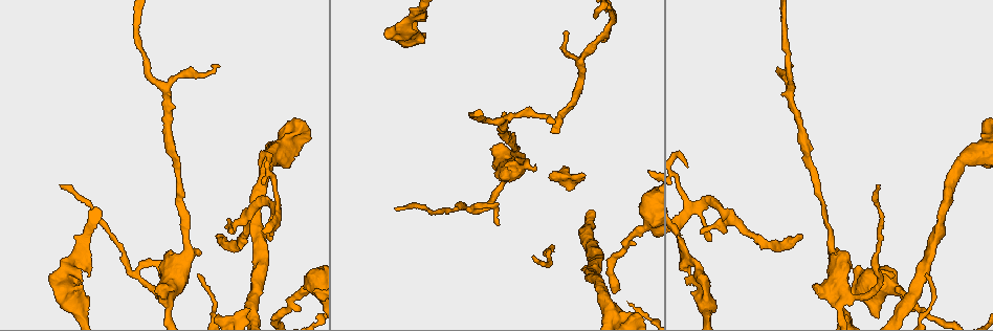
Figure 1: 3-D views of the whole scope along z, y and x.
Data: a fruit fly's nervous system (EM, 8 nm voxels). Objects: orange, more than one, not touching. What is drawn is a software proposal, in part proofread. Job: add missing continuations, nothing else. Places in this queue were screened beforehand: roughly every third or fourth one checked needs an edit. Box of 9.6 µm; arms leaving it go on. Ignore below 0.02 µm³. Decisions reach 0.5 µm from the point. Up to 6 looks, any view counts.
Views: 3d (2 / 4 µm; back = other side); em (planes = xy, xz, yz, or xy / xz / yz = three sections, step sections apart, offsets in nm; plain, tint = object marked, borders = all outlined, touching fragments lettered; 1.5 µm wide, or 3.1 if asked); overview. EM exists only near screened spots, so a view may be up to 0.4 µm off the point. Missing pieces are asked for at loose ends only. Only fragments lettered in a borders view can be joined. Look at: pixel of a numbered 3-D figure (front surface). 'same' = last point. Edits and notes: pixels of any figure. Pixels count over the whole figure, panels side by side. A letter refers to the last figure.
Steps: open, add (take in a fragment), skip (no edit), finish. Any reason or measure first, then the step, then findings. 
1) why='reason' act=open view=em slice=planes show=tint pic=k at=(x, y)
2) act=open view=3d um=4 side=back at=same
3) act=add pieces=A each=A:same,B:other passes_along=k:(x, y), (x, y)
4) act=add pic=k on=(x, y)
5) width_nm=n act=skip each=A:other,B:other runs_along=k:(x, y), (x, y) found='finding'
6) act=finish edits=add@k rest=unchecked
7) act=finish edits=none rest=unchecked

why='free end' act=open view=3d um=2 pic=1 at=(843, 309)

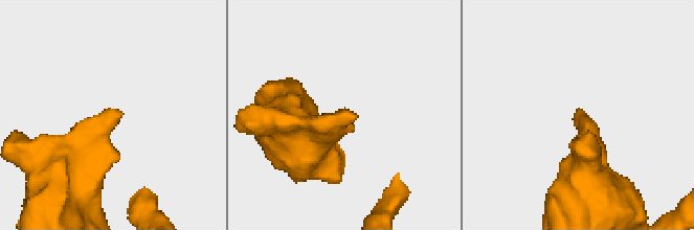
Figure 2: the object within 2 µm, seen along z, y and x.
why='now the EM' act=open view=em slice=planes show=borders pic=2 at=(350, 114)

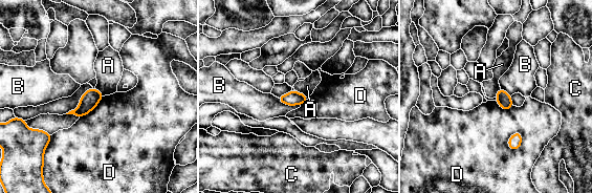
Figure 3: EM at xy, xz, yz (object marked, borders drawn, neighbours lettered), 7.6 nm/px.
act=skip each=A:other,B:other,C:other,D:other border=3:(296, 90), (307, 97) found='no lettered fragment goes on from it'

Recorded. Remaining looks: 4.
why='branch stops here' act=open view=3d um=2 pic=1 at=(798, 235)

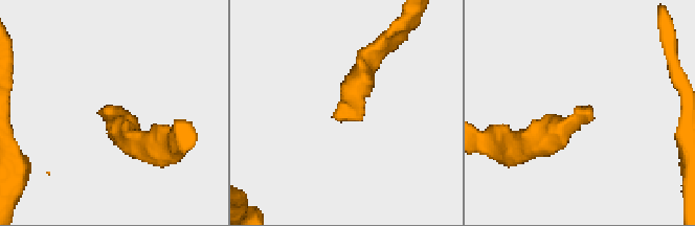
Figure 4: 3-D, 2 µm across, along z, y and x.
why='now the EM' act=open view=em slice=xy step=4 show=borders pic=4 at=(98, 114)

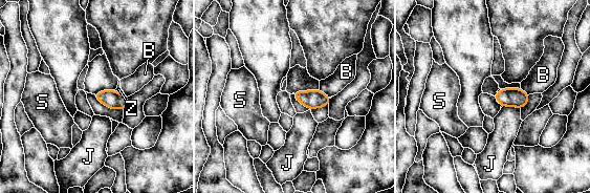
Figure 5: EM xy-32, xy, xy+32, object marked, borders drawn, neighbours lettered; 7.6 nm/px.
longest_contact=J:140nm act=skip each=B:other,J:other,S:other,Z:other border=5:(502, 106), (520, 108) found='none of them fits'

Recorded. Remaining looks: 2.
why='an open end' act=open view=em slice=yz step=4 show=plain pic=1 at=(890, 277)

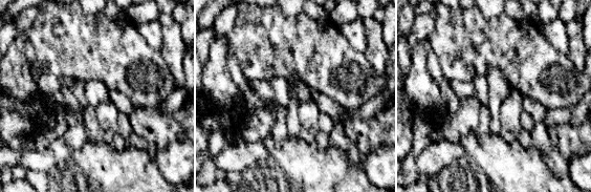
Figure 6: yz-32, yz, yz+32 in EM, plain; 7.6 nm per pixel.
act=open view=em slice=yz step=4 show=borders at=same

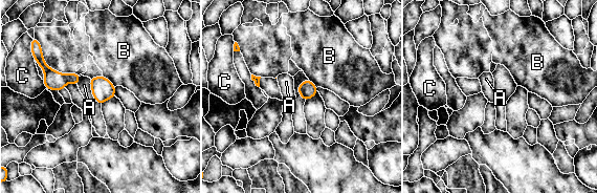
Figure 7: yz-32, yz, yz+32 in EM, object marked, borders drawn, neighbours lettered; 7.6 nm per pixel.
act=skip each=A:other,B:other,C:other border=7:(89, 79), (91, 93), (95, 101) found='no lettered fragment goes on from it'

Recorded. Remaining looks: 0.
act=finish edits=none rest=unchecked

